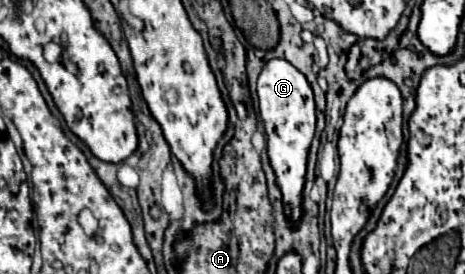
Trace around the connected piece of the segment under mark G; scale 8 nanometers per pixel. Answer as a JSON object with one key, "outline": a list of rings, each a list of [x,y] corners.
{"outline":[[[271,59],[257,79],[257,95],[259,115],[265,123],[269,161],[277,175],[277,185],[283,193],[285,211],[293,221],[297,221],[301,217],[301,189],[305,183],[307,151],[315,133],[313,91],[305,75],[301,75],[291,63],[285,59]]]}

